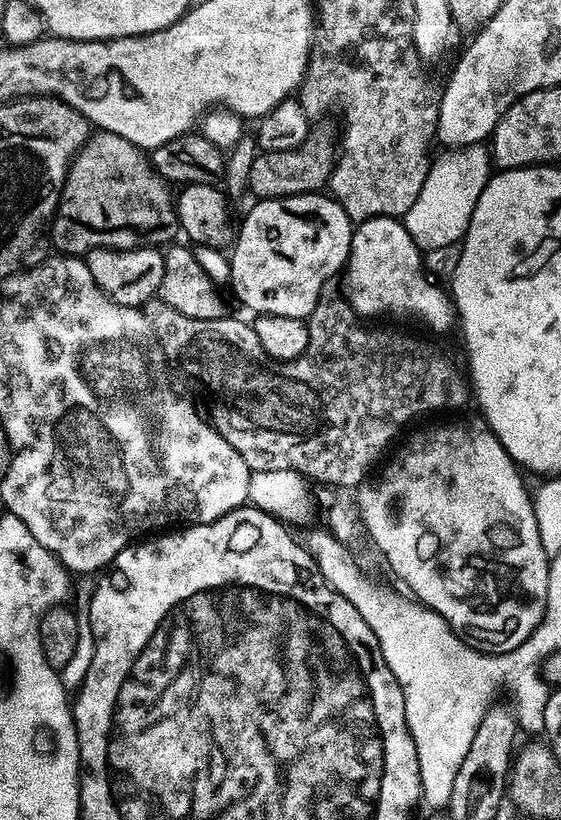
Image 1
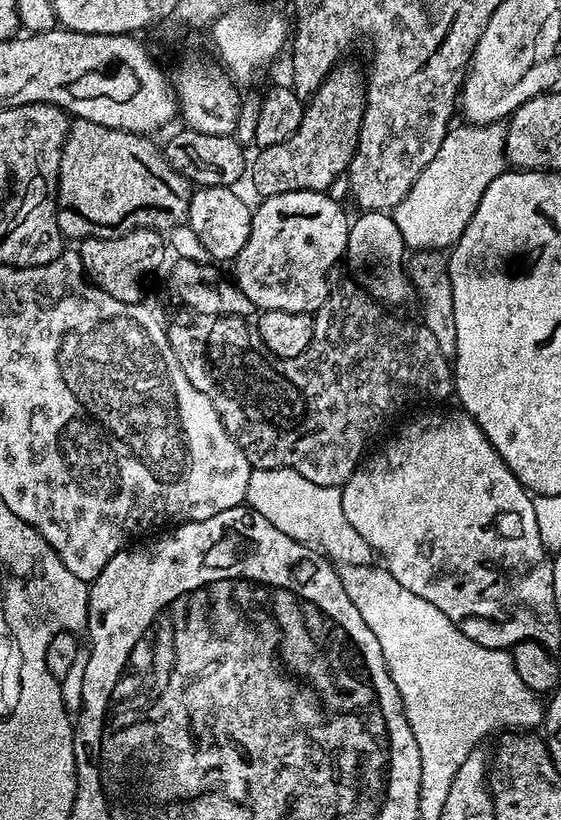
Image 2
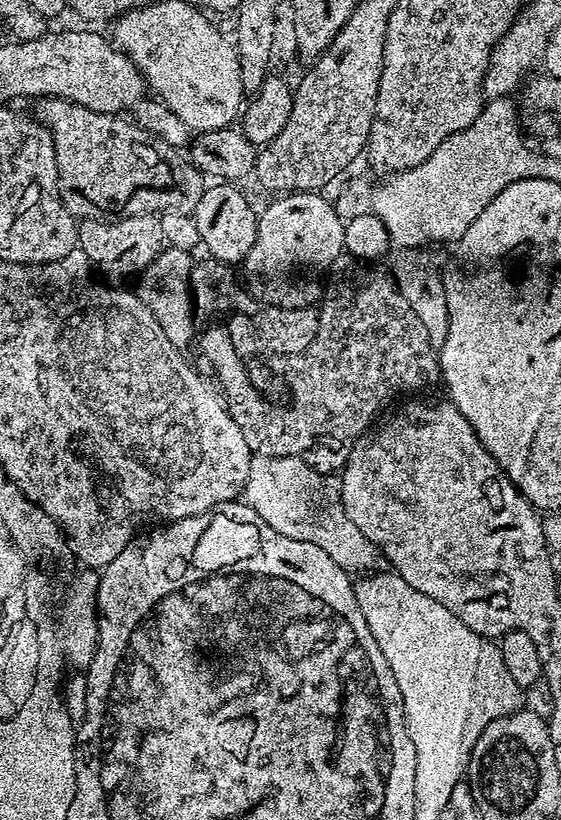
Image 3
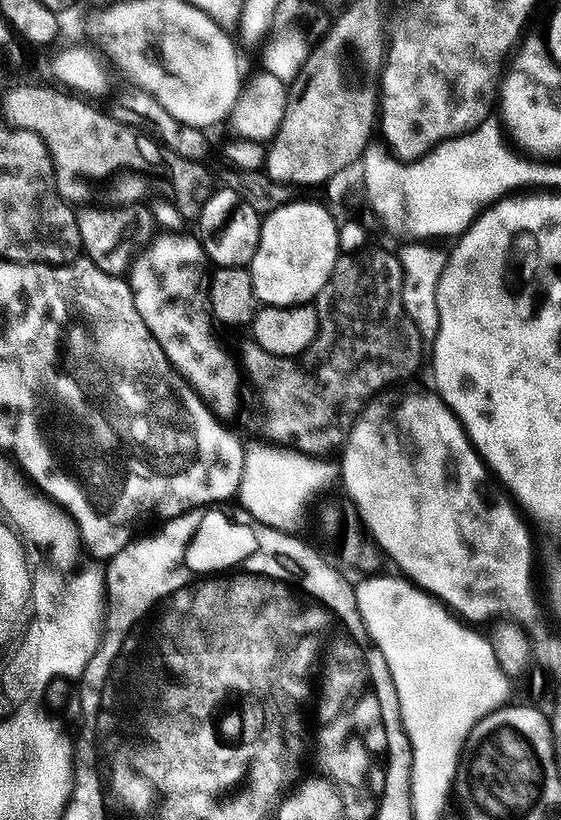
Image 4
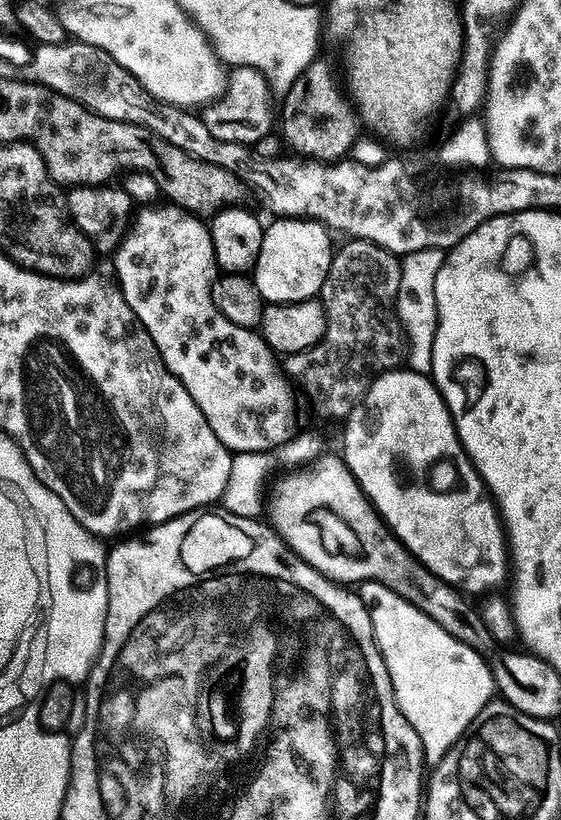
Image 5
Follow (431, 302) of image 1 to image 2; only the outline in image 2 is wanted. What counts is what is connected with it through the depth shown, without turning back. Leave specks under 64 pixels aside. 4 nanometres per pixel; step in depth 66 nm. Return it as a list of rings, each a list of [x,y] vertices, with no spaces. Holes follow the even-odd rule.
[[[365,212],[359,213],[360,217],[353,219],[348,226],[348,251],[346,260],[352,264],[368,264],[368,273],[362,279],[363,287],[374,300],[383,302],[388,306],[400,304],[407,296],[413,295],[412,285],[406,271],[406,245],[394,218],[388,212]]]

